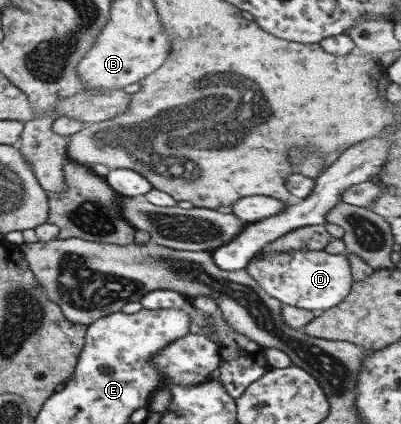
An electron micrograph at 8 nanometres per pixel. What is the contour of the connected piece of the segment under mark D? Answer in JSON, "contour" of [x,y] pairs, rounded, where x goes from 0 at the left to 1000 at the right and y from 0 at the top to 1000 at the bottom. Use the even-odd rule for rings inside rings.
{"contour":[[[748,590],[728,597],[636,601],[608,632],[666,696],[701,717],[800,738],[843,719],[875,682],[873,625],[860,599],[823,601],[798,592]]]}

